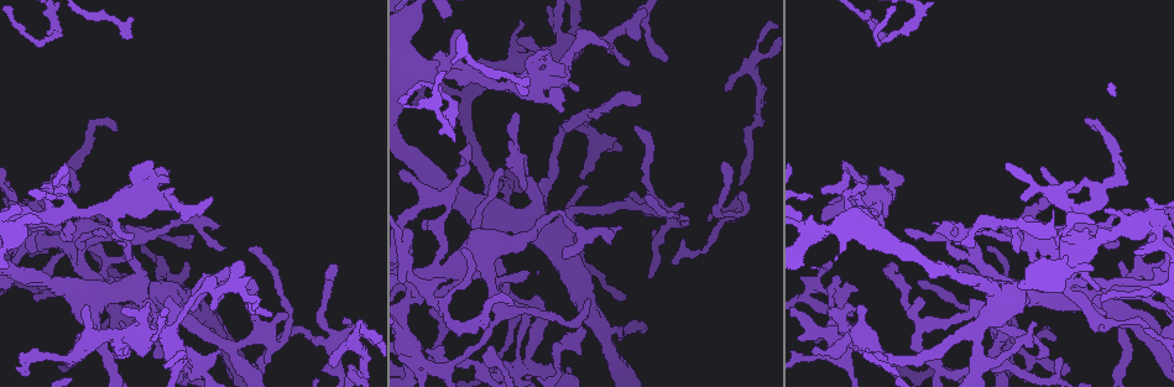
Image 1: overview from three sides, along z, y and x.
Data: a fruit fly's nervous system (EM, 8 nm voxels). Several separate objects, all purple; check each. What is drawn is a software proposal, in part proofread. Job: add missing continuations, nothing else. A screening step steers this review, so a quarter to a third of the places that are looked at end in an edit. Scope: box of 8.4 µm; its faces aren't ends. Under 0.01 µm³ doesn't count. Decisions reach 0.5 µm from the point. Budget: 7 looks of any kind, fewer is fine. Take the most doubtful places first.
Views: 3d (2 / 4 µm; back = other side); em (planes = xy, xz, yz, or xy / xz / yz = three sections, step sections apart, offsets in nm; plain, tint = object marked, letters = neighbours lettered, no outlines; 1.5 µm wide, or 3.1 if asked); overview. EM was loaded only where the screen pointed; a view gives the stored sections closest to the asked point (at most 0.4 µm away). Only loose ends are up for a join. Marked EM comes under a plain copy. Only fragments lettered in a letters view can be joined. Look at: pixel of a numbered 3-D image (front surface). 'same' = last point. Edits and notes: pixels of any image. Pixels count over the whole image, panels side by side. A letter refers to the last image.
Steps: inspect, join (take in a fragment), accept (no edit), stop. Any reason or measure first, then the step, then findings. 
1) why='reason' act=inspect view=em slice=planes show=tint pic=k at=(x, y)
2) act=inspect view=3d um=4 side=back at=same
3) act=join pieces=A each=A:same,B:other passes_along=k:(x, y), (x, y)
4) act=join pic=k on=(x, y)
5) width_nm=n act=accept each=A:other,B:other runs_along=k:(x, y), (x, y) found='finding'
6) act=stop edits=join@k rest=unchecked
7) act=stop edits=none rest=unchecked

why='an open end' act=inspect view=3d um=2 pic=1 at=(211, 199)

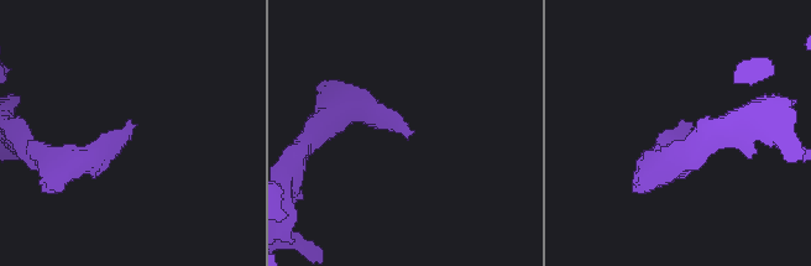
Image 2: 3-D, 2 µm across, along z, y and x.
why='now the EM' act=inspect view=em slice=planes show=letters pic=2 at=(127, 124)

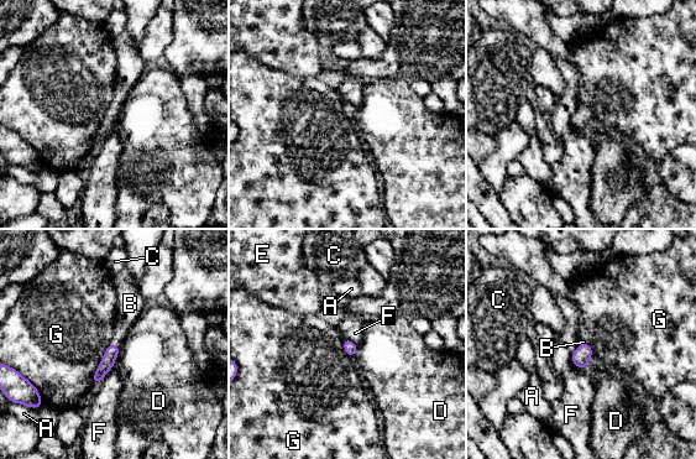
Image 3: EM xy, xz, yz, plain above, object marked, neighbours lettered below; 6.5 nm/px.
act=join pieces=B each=A:other,B:same,C:other,D:other,E:other,F:other,G:other passes_along=3:(108, 361), (114, 345), (127, 309) found='it goes on there'

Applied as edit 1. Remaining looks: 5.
act=inspect view=overview

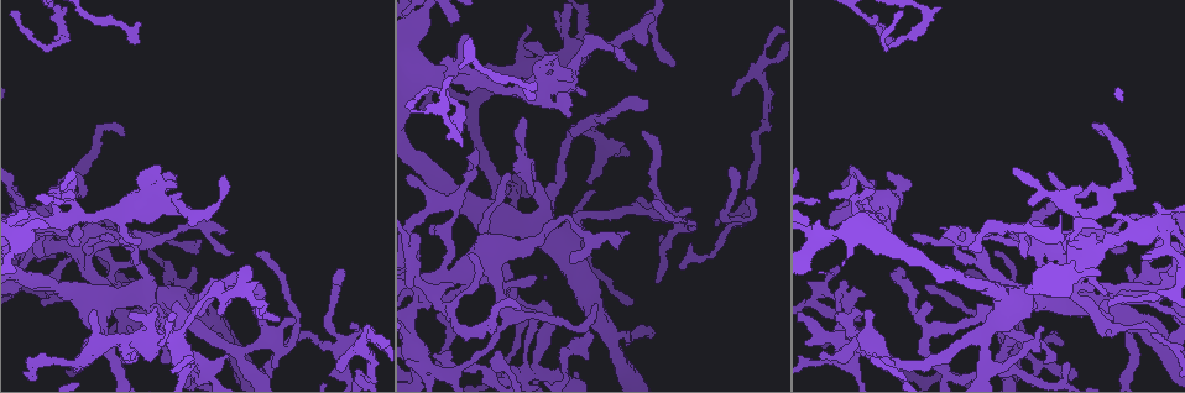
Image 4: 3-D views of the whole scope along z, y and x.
why='long arm stops here' act=inspect view=em slice=yz step=4 show=letters pic=4 at=(894, 39)

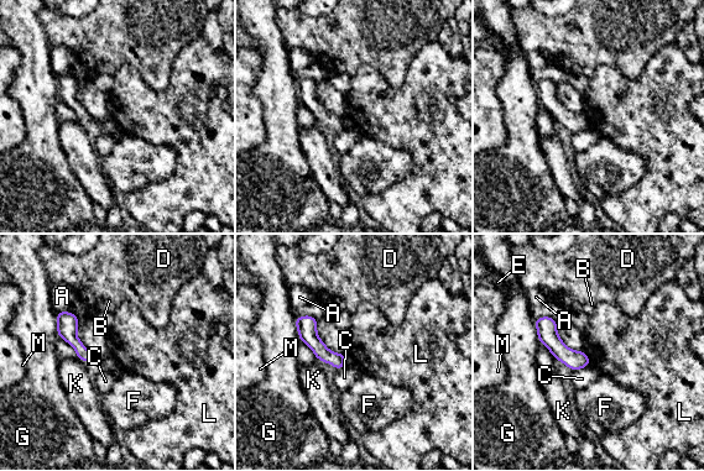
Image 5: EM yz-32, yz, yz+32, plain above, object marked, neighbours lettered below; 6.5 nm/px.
act=accept each=A:other,B:other,C:other,D:other,E:other,F:other,G:other,K:other,L:other,M:other border=5:(583, 351), (590, 362) found='none of them fits'

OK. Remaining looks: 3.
why='tapers out' act=inspect view=3d um=2 pic=4 at=(110, 239)

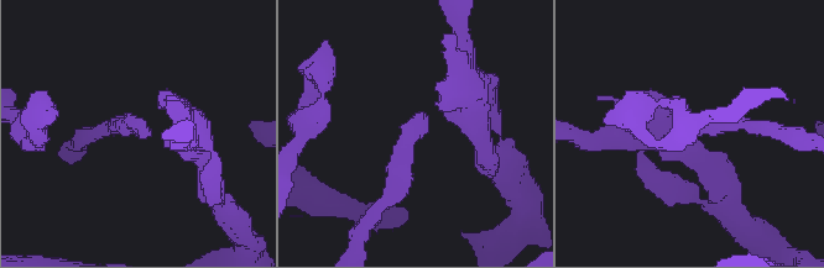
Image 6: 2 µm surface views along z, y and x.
act=inspect view=em slice=xy step=4 show=tint pic=6 at=(142, 124)

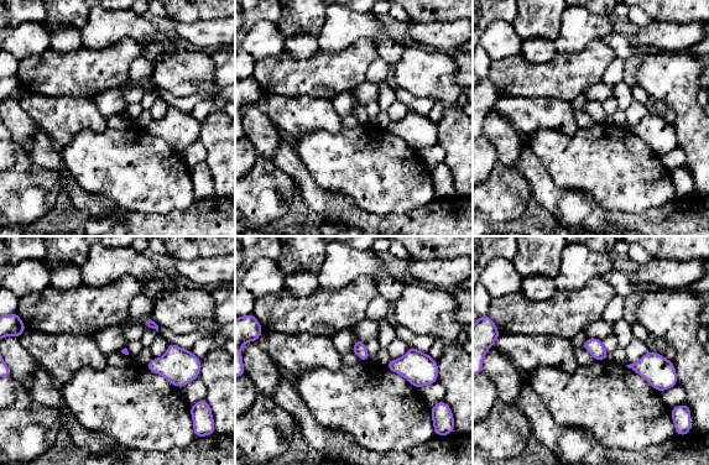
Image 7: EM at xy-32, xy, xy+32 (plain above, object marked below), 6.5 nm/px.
act=inspect view=em slice=planes show=letters at=same

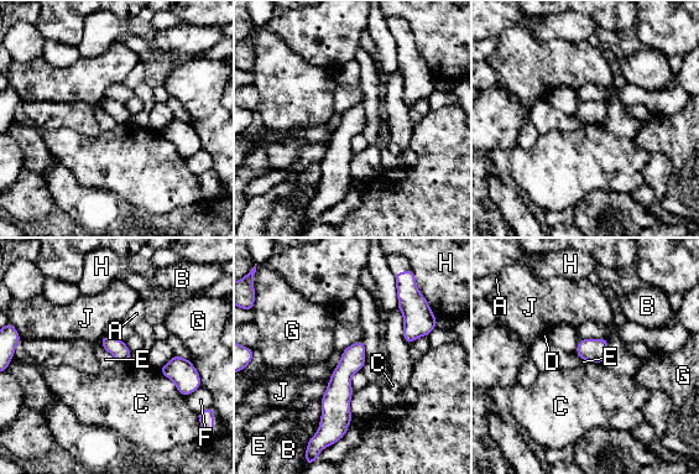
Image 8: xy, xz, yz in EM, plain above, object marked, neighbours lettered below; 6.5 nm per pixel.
act=accept each=A:other,B:other,C:other,D:other,E:other,F:other,G:other,H:other,J:other border=8:(329, 379), (321, 399) found='no lettered fragment goes on from it'

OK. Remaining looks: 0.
act=stop edits=join@3 rest=unchecked

